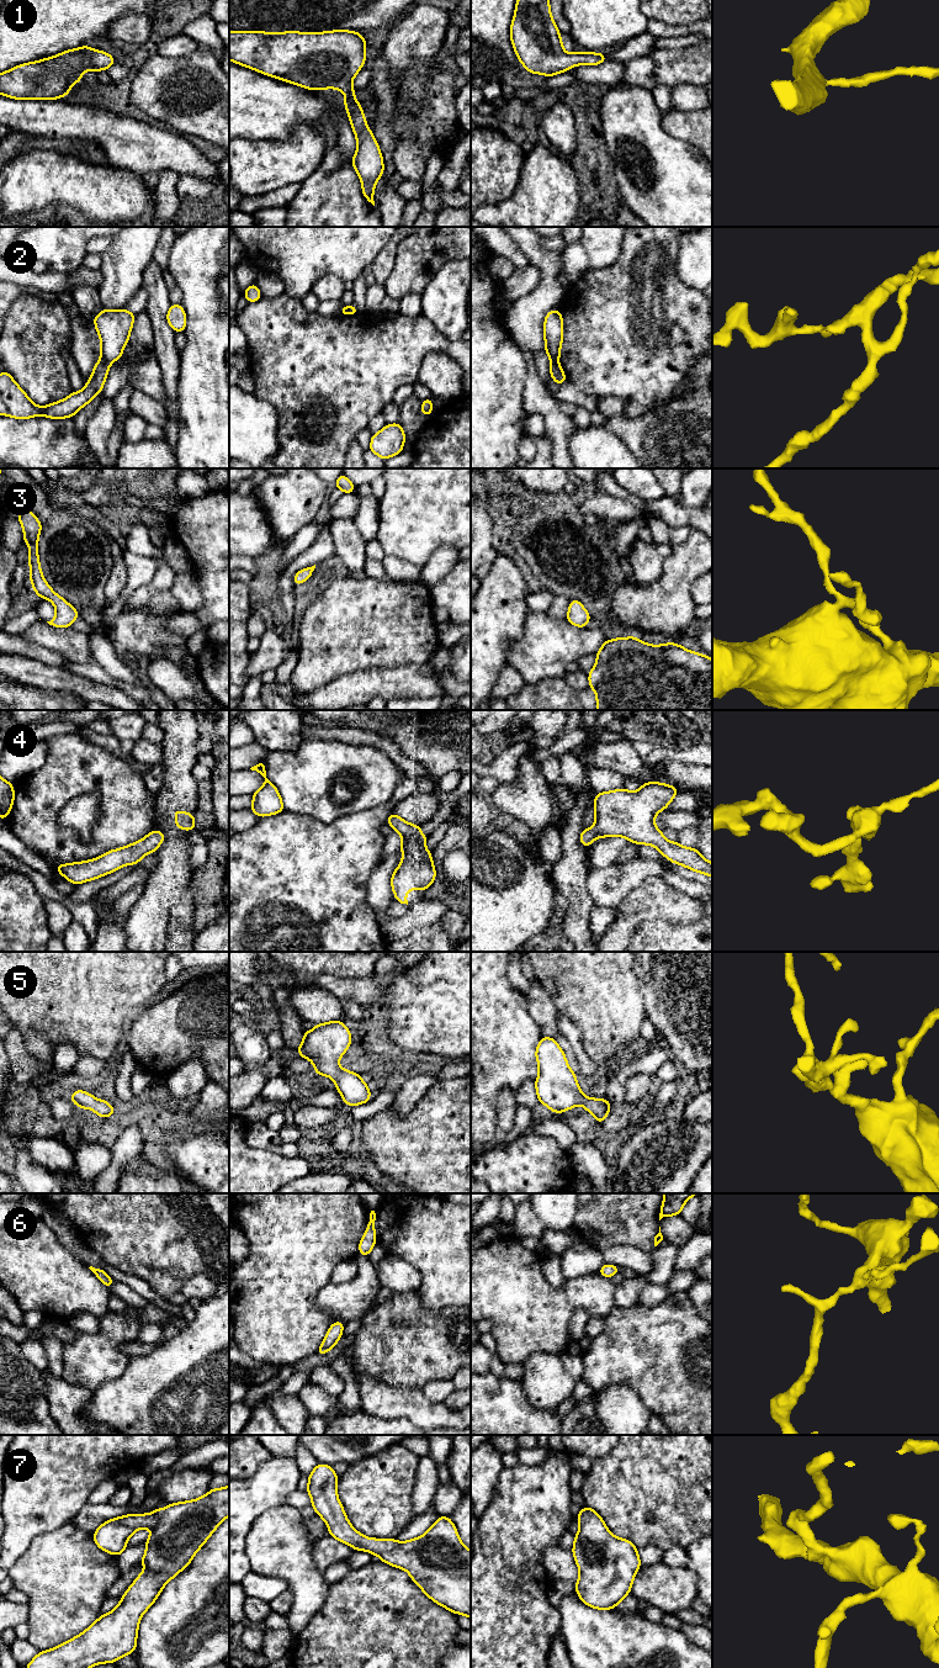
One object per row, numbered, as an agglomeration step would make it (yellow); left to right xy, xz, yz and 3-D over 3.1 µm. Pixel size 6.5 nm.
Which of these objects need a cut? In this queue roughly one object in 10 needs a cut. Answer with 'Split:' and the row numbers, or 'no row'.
Split: 2

